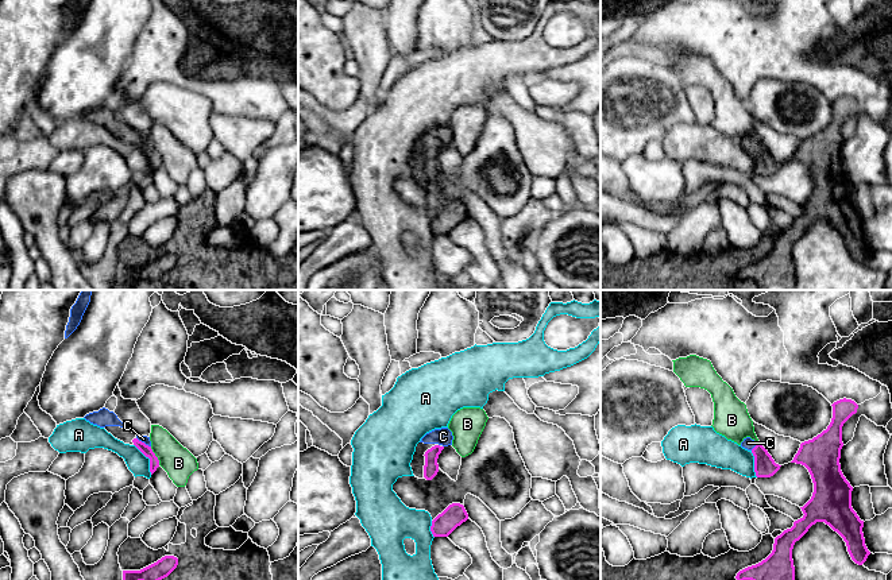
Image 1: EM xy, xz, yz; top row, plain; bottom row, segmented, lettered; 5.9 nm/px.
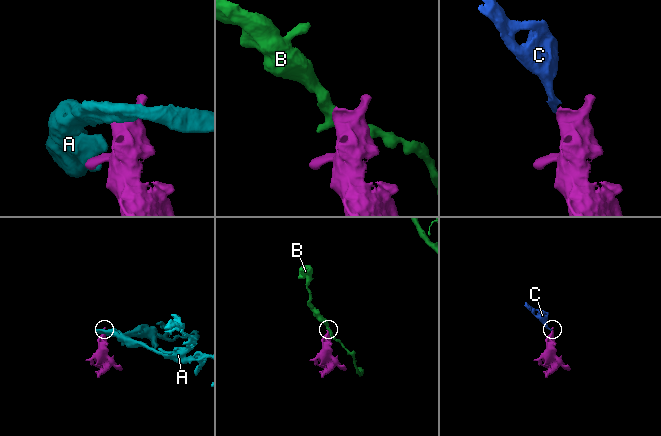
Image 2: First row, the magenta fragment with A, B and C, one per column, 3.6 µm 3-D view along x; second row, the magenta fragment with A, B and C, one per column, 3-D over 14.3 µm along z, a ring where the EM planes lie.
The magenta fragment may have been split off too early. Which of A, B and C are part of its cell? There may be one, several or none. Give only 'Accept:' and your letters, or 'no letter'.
Accept: C

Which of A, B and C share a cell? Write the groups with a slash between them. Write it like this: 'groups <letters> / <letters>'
groups A / B / C

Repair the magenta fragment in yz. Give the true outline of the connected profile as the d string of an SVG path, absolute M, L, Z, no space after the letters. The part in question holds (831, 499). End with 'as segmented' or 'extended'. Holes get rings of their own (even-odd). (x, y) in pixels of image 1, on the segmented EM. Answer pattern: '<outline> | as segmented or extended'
M852 399L833 405L833 418L826 430L800 444L791 463L804 465L812 479L811 499L800 507L803 517L775 538L772 553L761 562L740 571L737 580L795 580L792 549L816 522L825 522L846 542L852 560L862 565L870 552L862 533L864 521L852 507L853 487L841 471L842 426L857 413Z | as segmented

